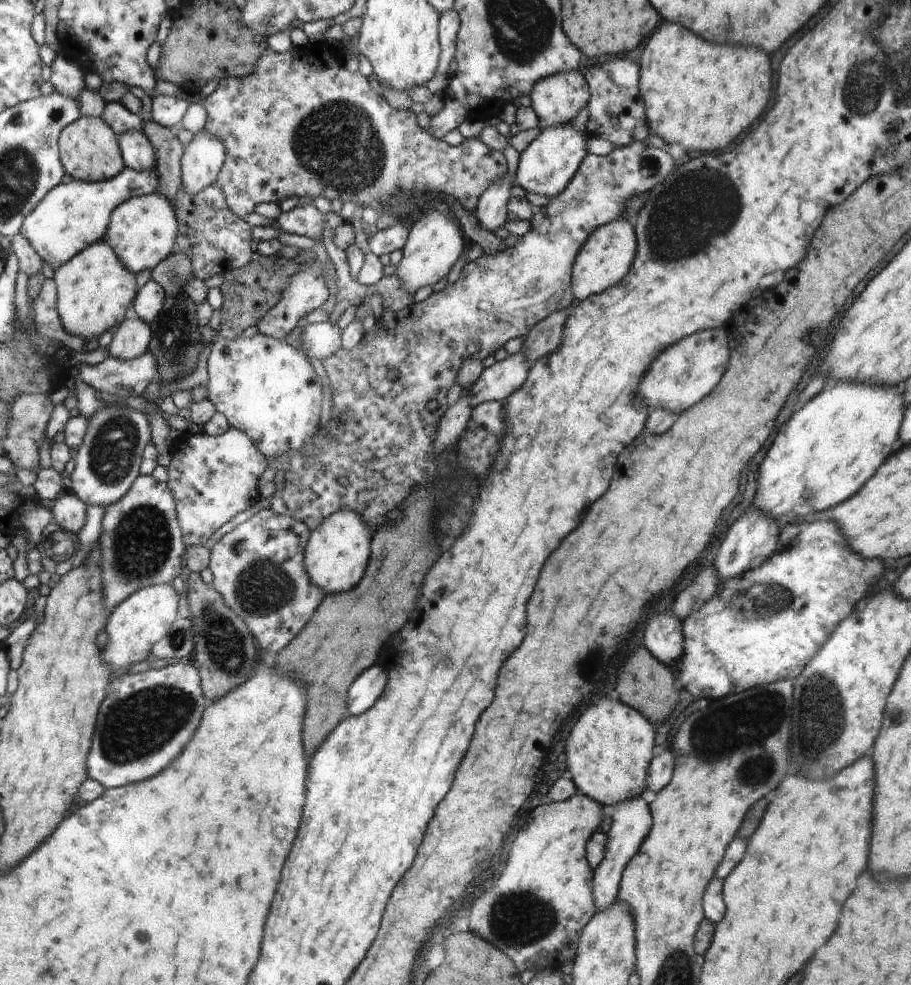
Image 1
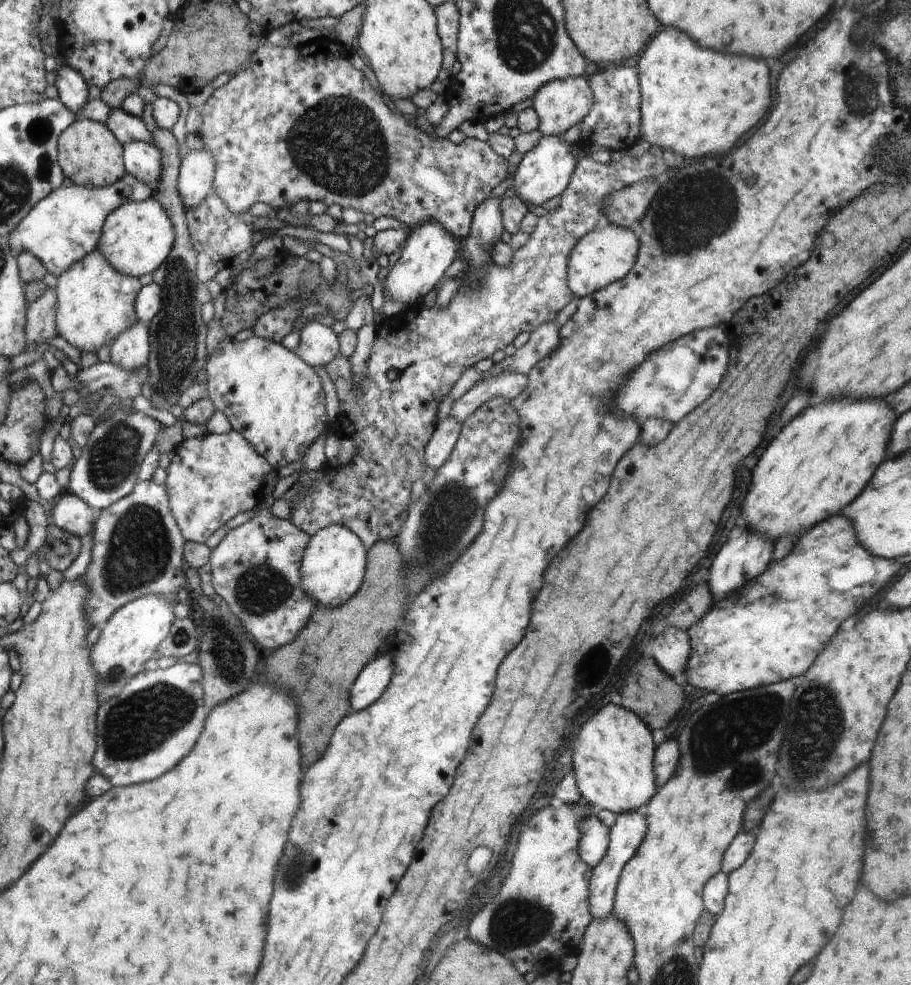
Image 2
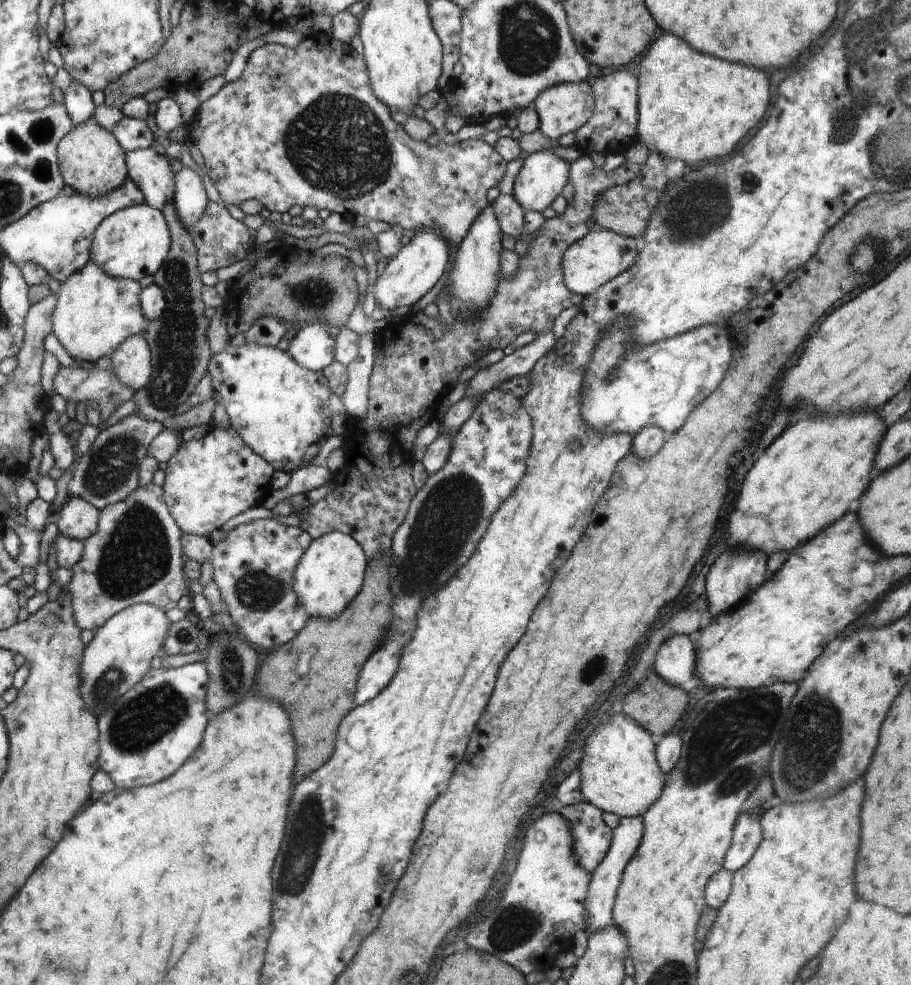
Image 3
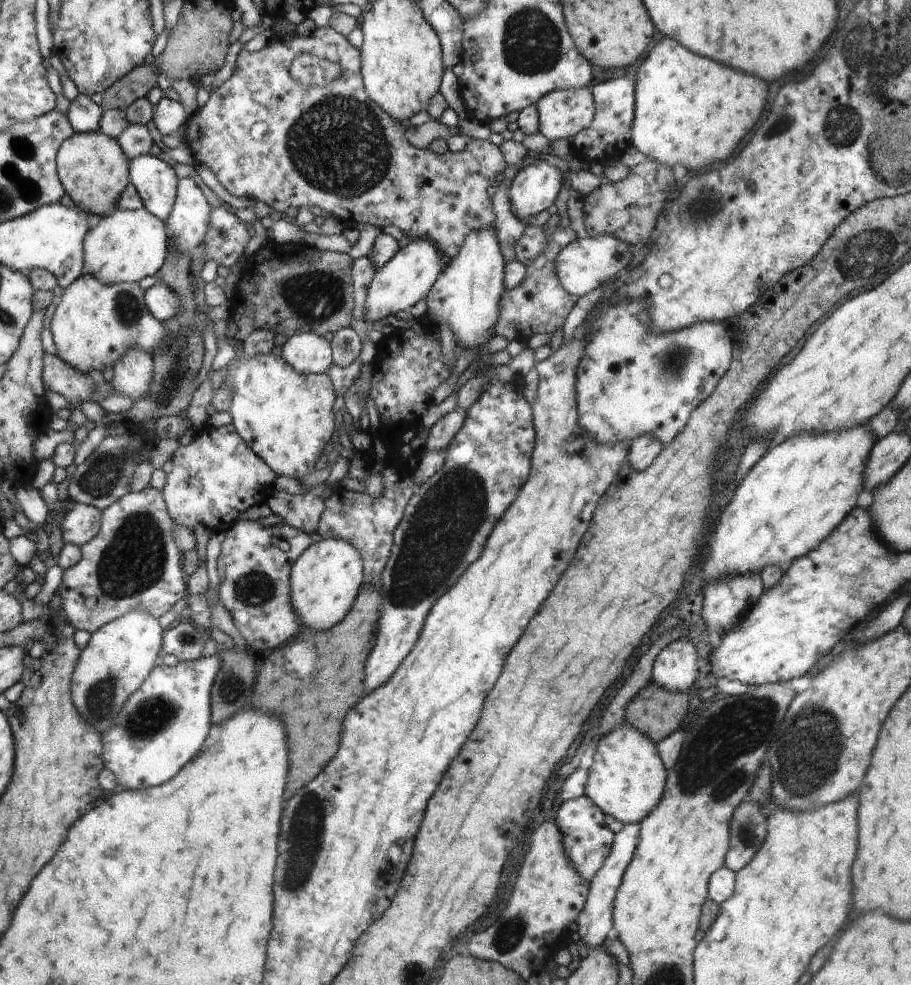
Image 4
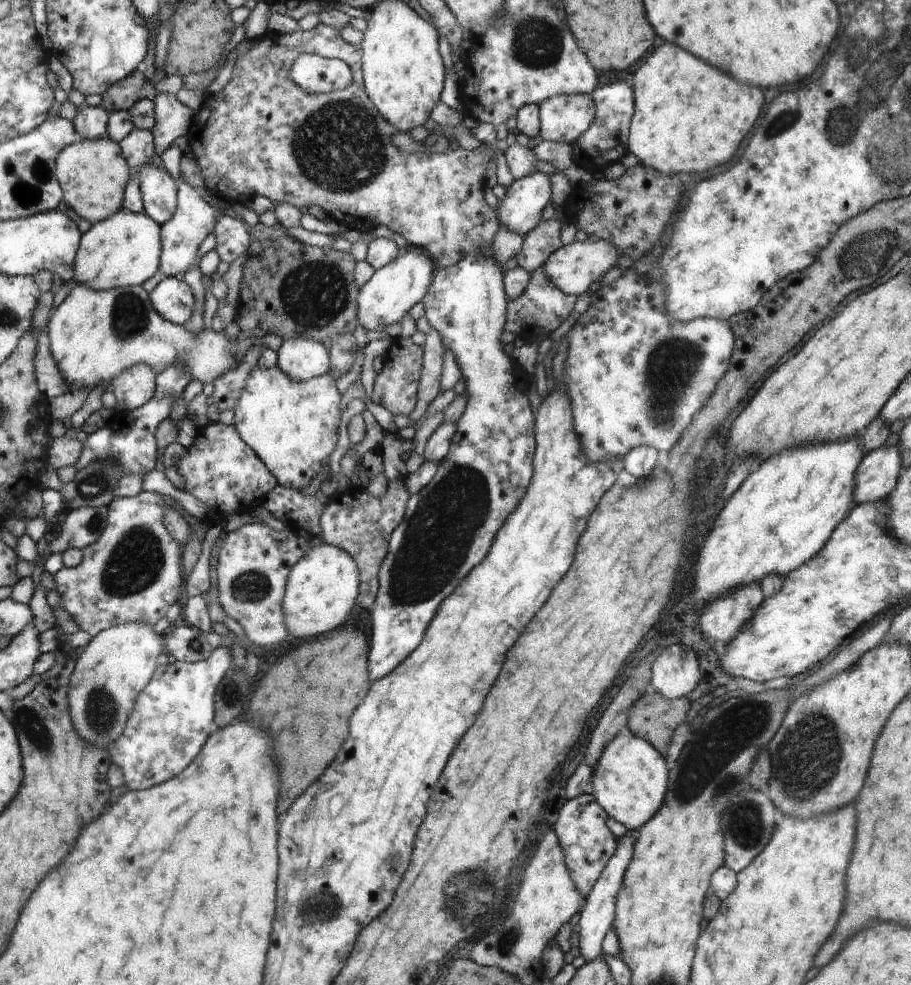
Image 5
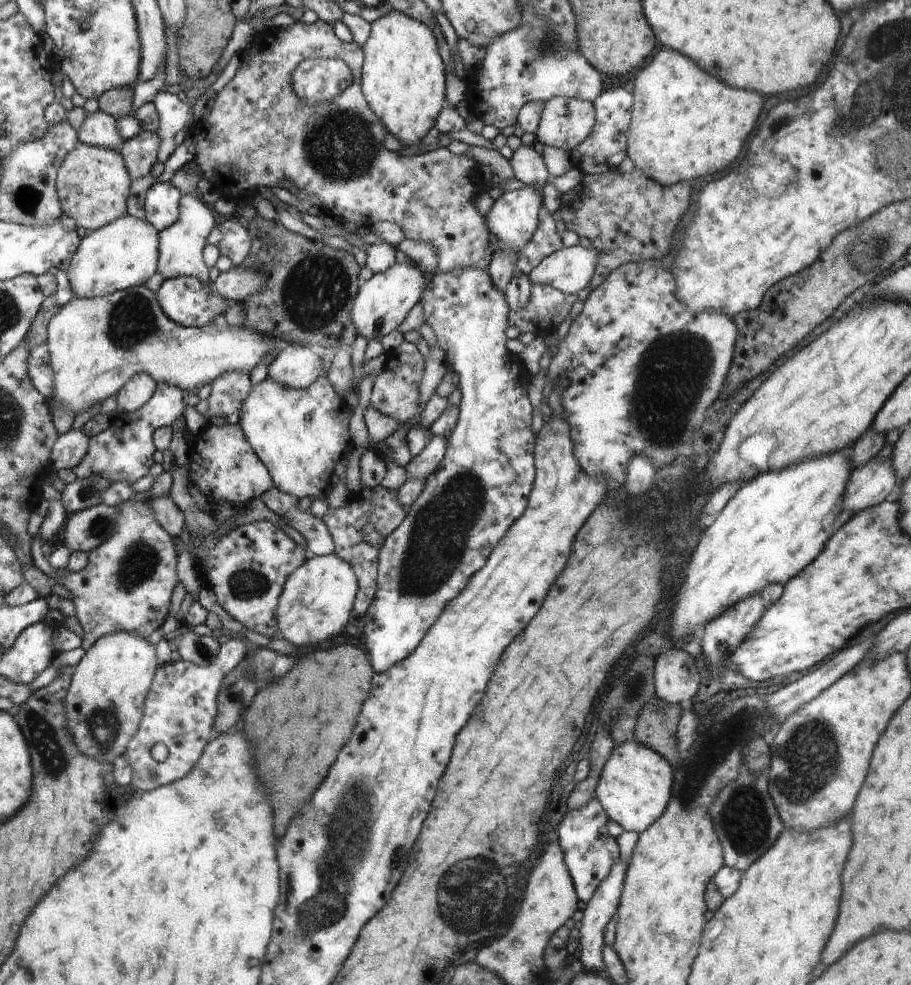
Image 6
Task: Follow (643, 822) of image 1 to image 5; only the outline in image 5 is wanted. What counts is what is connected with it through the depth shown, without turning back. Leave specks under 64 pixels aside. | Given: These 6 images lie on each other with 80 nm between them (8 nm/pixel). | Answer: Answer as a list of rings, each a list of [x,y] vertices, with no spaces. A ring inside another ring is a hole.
[[[630,831],[626,832],[622,838],[618,839],[614,856],[607,862],[607,866],[604,867],[602,874],[594,883],[592,890],[587,894],[586,904],[583,906],[583,912],[578,926],[578,944],[581,955],[588,963],[604,955],[604,937],[606,933],[613,928],[613,923],[616,922],[617,896],[620,892],[620,888],[622,888],[623,878],[633,855],[634,838],[629,832]]]

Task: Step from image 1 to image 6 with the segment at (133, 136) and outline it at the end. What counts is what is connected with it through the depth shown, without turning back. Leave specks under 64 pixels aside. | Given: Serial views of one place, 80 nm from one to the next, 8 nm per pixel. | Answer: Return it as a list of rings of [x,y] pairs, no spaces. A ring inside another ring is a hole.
[[[155,179],[149,188],[145,196],[146,219],[158,228],[158,232],[178,220],[180,197],[180,190],[170,182]]]

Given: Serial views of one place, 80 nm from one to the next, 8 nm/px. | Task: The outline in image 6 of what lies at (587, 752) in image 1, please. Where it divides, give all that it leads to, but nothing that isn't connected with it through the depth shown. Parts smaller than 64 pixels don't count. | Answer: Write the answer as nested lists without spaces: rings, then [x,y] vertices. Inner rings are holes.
[[[633,738],[614,746],[604,765],[597,786],[597,796],[608,818],[615,820],[625,831],[640,834],[650,828],[666,810],[673,789],[674,766],[650,747]]]

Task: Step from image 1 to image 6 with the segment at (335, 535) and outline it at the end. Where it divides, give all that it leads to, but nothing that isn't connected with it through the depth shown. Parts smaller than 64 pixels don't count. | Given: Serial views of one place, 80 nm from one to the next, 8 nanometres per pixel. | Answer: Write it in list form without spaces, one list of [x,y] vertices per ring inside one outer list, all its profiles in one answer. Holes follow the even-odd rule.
[[[315,555],[310,560],[306,560],[306,564],[298,567],[285,582],[281,604],[277,608],[278,632],[276,638],[283,638],[294,644],[295,647],[312,647],[320,642],[332,640],[346,628],[346,624],[350,620],[350,612],[352,612],[352,602],[355,602],[354,596],[357,596],[358,591],[359,582],[353,566],[338,555]]]

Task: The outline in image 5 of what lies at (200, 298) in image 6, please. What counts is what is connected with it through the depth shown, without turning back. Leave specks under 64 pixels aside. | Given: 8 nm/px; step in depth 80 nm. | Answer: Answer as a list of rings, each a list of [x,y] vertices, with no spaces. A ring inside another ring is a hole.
[[[166,277],[150,292],[153,307],[166,320],[186,325],[195,312],[193,288],[183,278]]]

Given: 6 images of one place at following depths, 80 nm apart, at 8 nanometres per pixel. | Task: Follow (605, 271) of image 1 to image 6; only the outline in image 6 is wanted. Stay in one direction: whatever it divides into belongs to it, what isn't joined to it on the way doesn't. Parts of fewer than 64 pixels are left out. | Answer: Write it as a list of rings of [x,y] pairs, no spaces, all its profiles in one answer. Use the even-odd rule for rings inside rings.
[[[580,244],[572,247],[562,246],[544,258],[527,275],[531,284],[548,285],[567,295],[577,295],[582,288],[586,288],[592,282],[598,262],[600,262],[600,253],[595,249],[587,250]]]

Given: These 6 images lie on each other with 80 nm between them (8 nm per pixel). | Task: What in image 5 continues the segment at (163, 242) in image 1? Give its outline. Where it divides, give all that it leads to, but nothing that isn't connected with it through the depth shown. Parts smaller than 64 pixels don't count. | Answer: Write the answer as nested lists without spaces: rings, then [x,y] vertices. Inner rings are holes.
[[[122,208],[112,217],[82,232],[80,250],[73,266],[73,284],[97,291],[141,285],[160,269],[161,252],[161,225],[145,212],[133,213]]]

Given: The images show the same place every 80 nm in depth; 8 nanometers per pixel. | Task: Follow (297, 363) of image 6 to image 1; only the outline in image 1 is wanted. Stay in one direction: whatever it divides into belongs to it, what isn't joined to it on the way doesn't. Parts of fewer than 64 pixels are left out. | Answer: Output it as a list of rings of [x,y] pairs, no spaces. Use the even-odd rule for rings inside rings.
[[[329,321],[311,323],[303,330],[303,344],[310,356],[322,362],[341,349],[341,329]]]

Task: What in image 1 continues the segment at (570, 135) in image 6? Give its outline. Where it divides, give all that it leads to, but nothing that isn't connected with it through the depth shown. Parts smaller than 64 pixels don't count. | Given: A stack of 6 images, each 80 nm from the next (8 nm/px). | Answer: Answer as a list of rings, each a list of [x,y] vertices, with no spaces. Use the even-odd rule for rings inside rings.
[[[567,71],[542,79],[530,95],[531,106],[540,117],[540,129],[560,127],[572,122],[593,96],[584,76]]]

